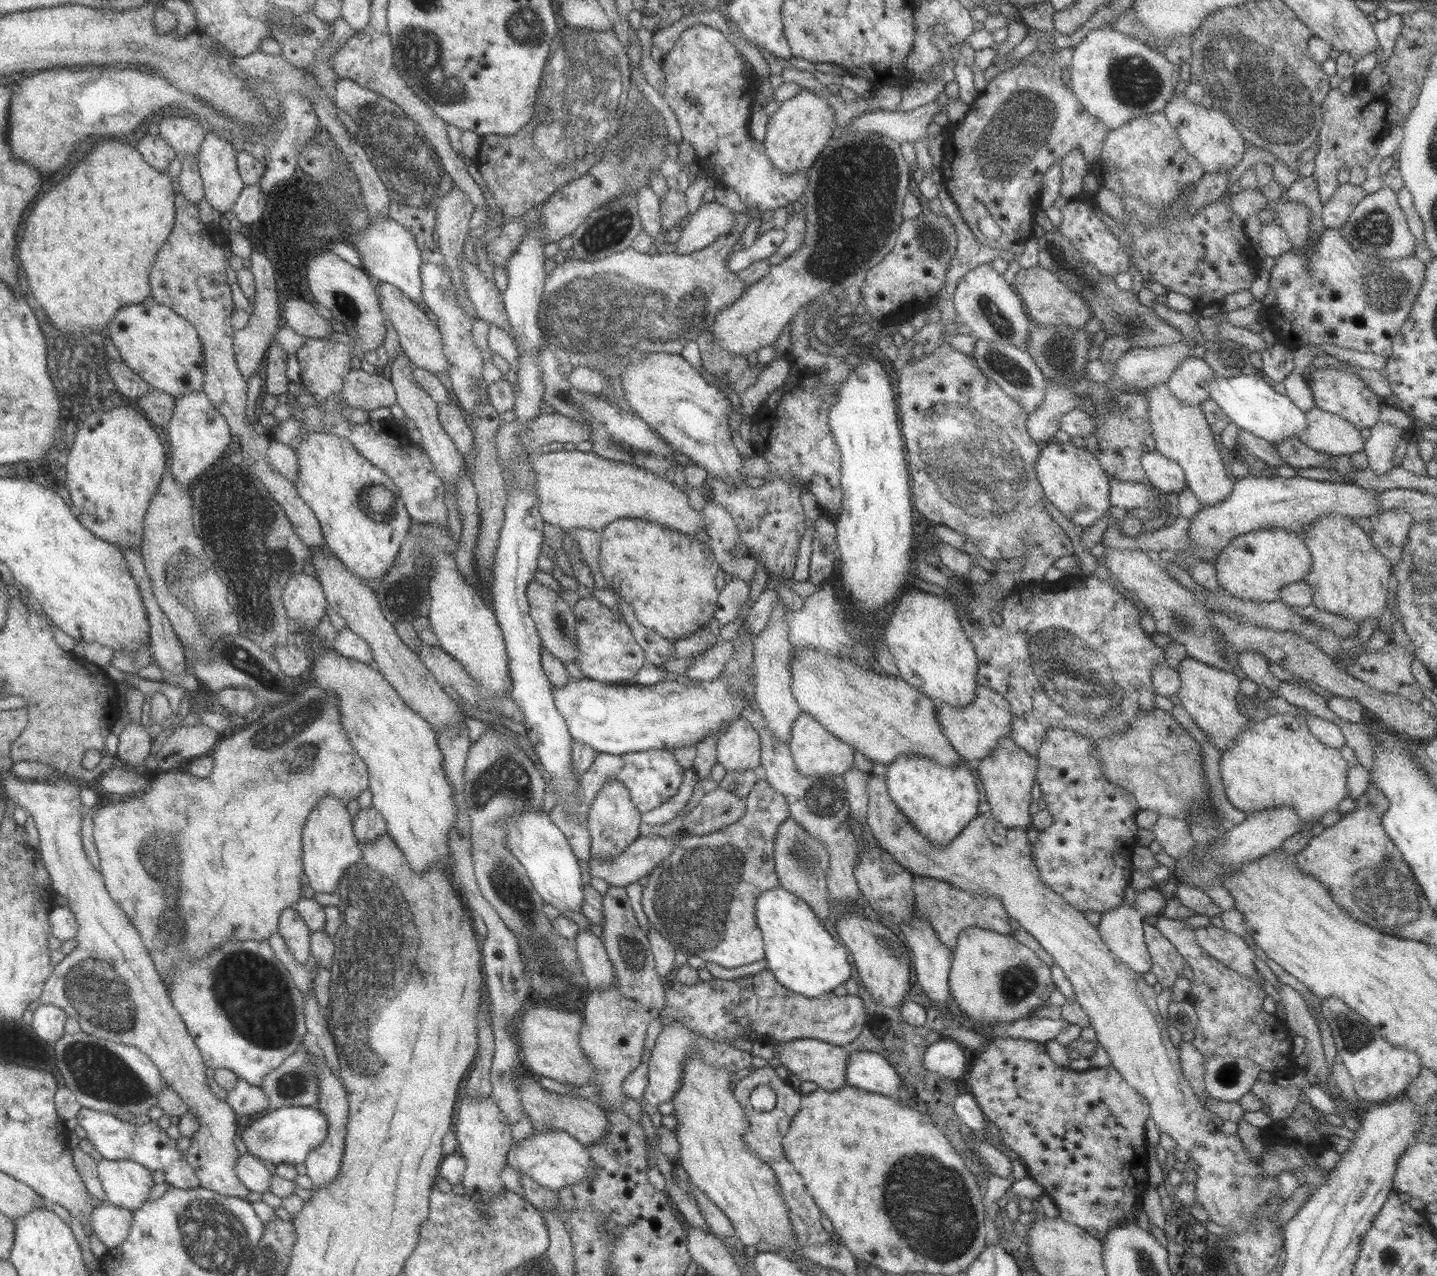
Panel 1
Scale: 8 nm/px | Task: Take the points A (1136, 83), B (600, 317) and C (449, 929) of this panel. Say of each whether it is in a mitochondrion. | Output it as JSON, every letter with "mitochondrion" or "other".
{"A":"mitochondrion","B":"mitochondrion","C":"other"}

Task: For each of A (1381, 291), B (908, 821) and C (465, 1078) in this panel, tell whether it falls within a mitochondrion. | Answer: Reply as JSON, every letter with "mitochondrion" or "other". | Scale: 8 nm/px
{"A":"mitochondrion","B":"other","C":"other"}

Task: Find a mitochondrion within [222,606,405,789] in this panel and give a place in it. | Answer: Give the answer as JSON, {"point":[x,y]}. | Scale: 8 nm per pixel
{"point":[283,737]}

